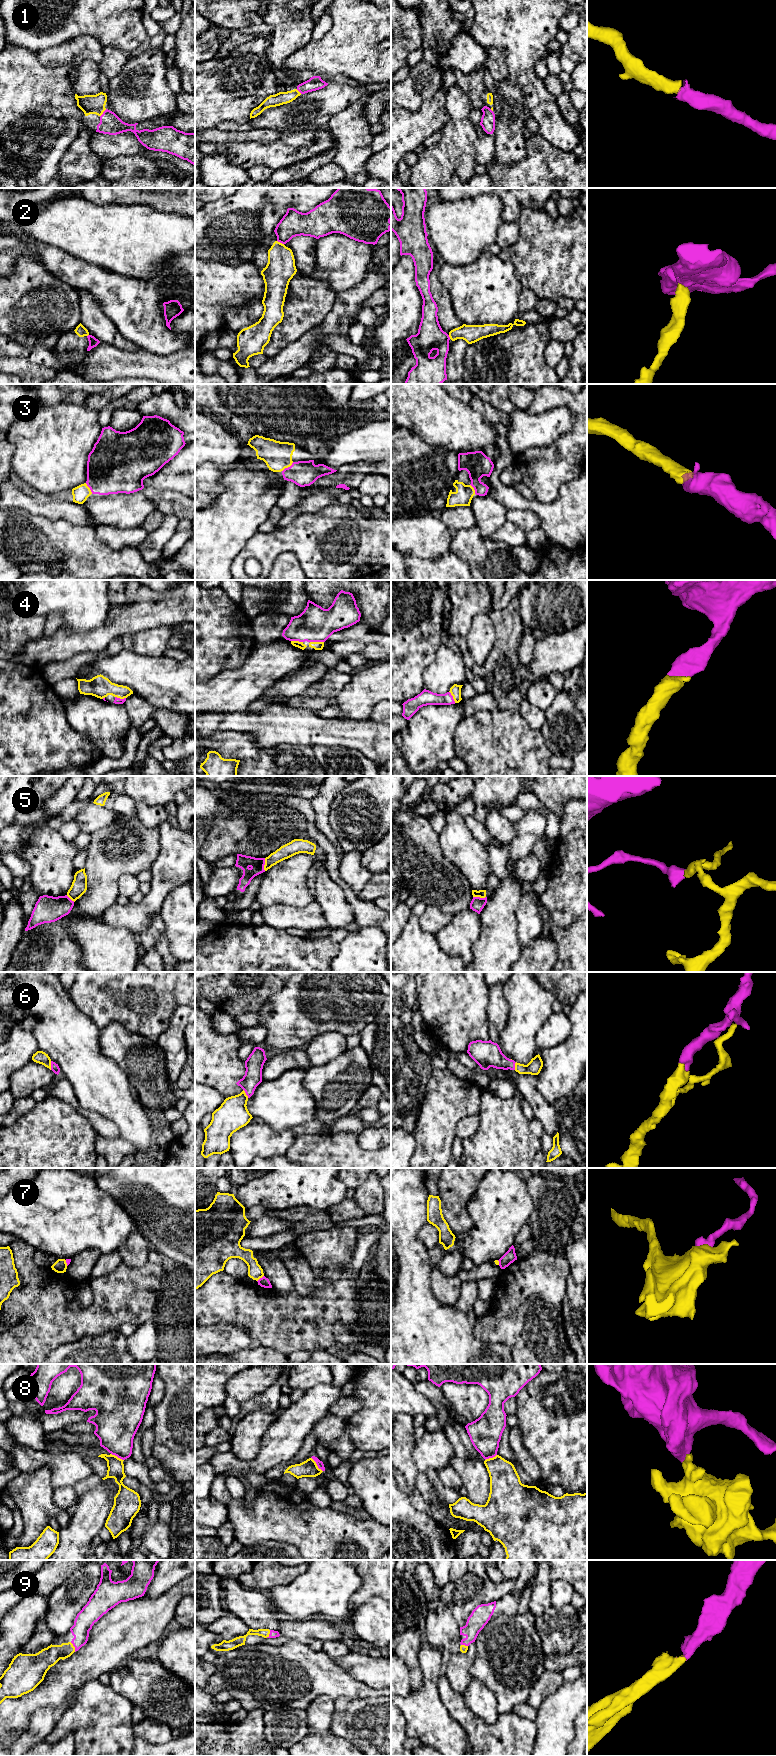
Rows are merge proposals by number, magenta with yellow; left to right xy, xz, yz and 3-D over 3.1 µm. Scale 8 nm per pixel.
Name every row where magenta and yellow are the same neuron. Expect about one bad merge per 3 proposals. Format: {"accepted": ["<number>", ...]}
{"accepted": ["1", "3", "4", "6", "9"]}

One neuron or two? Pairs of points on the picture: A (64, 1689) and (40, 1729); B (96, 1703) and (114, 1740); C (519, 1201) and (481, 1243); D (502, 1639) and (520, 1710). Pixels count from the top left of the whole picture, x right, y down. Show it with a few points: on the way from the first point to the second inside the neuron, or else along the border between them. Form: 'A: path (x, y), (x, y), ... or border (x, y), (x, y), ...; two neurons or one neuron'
A: border (72, 1691), (59, 1704), (39, 1707), (32, 1714); two neurons
B: path (98, 1712), (102, 1728), (105, 1731); one neuron
C: path (509, 1211), (495, 1225), (491, 1233); one neuron
D: border (526, 1701), (519, 1702), (511, 1710); two neurons

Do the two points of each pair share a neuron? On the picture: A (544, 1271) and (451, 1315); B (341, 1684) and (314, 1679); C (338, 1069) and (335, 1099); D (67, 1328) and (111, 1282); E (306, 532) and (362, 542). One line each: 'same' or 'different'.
A: different
B: same
C: same
D: same
E: same

